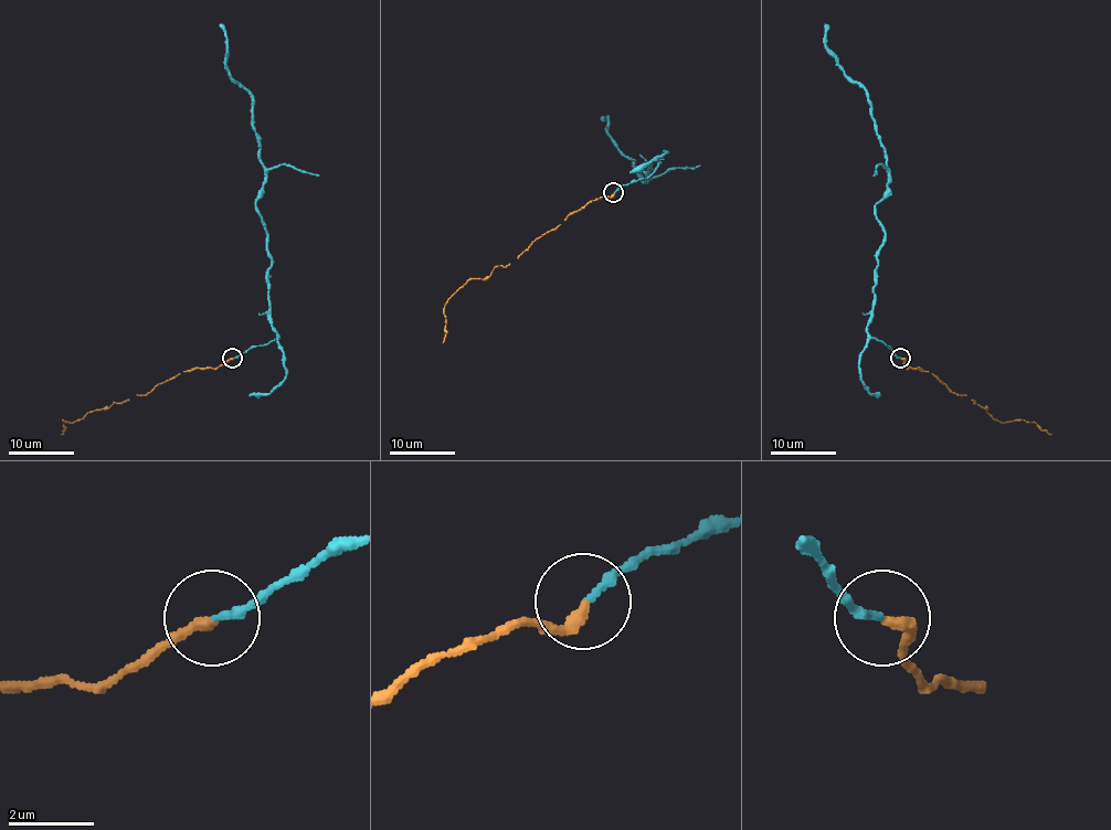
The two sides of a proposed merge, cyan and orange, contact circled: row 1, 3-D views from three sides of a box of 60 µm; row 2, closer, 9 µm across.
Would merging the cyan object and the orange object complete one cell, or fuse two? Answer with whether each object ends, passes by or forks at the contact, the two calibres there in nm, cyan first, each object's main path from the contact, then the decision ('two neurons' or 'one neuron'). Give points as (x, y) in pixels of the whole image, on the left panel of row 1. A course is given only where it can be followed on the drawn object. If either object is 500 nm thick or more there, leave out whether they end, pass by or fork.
cyan ends there; orange ends there; 190 nm thick on the cyan side, 280 nm on the other; cyan runs (232, 358), (276, 336), (252, 96), (229, 73), (219, 24); orange runs (232, 358), (215, 368), (191, 368), (160, 383), (150, 392), (91, 411), (81, 418), (62, 421), (62, 435); one neuron

